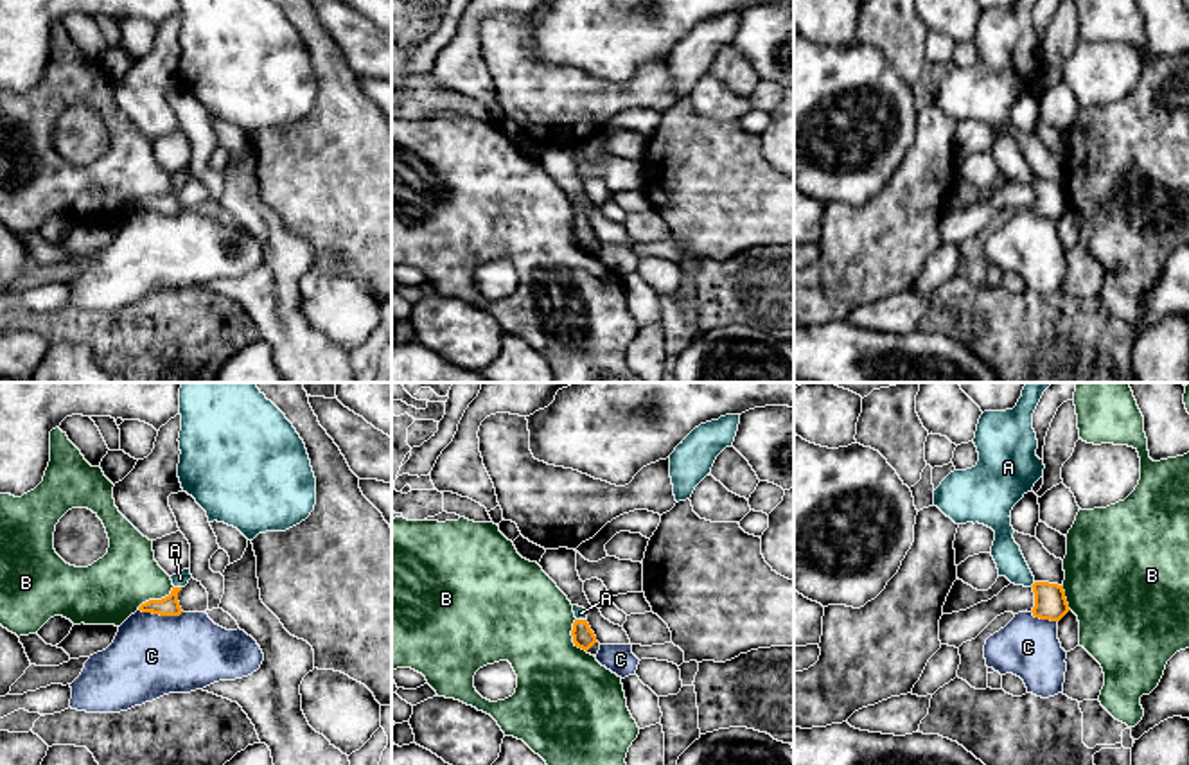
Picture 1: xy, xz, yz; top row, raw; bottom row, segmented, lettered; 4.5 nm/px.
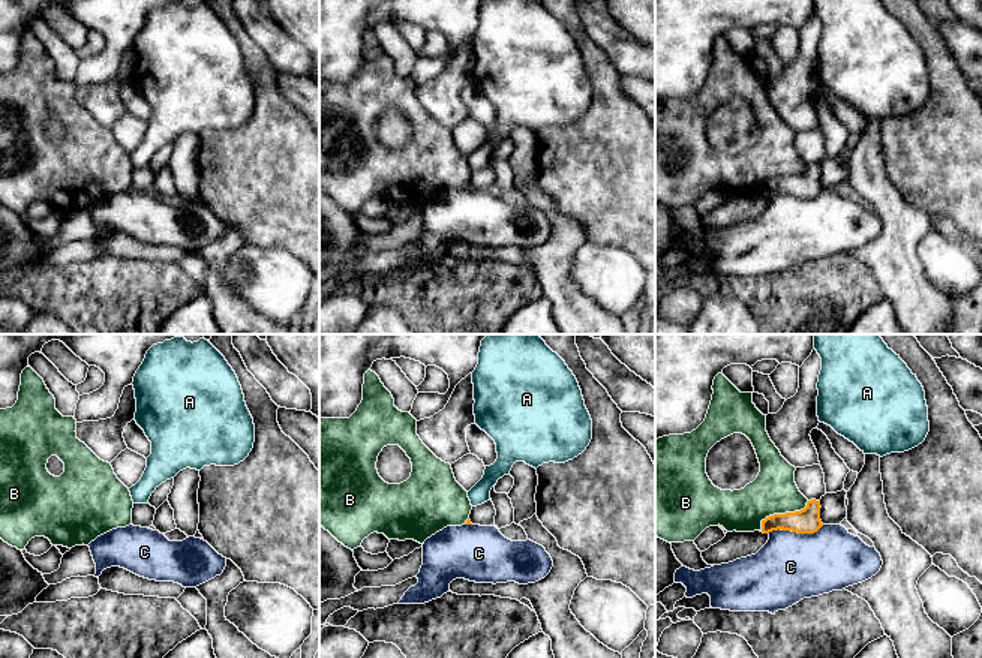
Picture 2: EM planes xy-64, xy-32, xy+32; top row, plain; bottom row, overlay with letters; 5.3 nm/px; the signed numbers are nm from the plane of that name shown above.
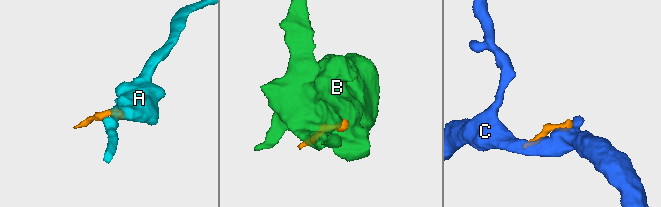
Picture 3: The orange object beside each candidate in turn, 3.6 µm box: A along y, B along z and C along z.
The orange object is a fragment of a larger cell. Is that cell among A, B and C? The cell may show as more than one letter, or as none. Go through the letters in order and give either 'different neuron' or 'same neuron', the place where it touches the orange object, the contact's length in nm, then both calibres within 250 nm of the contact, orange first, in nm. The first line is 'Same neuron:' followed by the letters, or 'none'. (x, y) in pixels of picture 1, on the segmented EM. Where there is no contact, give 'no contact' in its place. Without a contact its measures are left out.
Same neuron: A
A: same neuron; meets orange in xy at (178, 588); contact 30 nm long; 90 nm thick on the orange side, 70 nm on the other
B: different neuron; meets orange in xy at (157, 600); contact 200 nm long; 90 nm thick on the orange side, 280 nm on the other
C: different neuron; meets orange in xy at (160, 615); contact 200 nm long; 90 nm thick on the orange side, 360 nm on the other

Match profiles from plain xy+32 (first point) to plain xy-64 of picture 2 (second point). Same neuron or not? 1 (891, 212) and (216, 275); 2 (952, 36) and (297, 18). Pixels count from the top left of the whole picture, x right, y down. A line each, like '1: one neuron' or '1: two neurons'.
1: one neuron
2: two neurons

